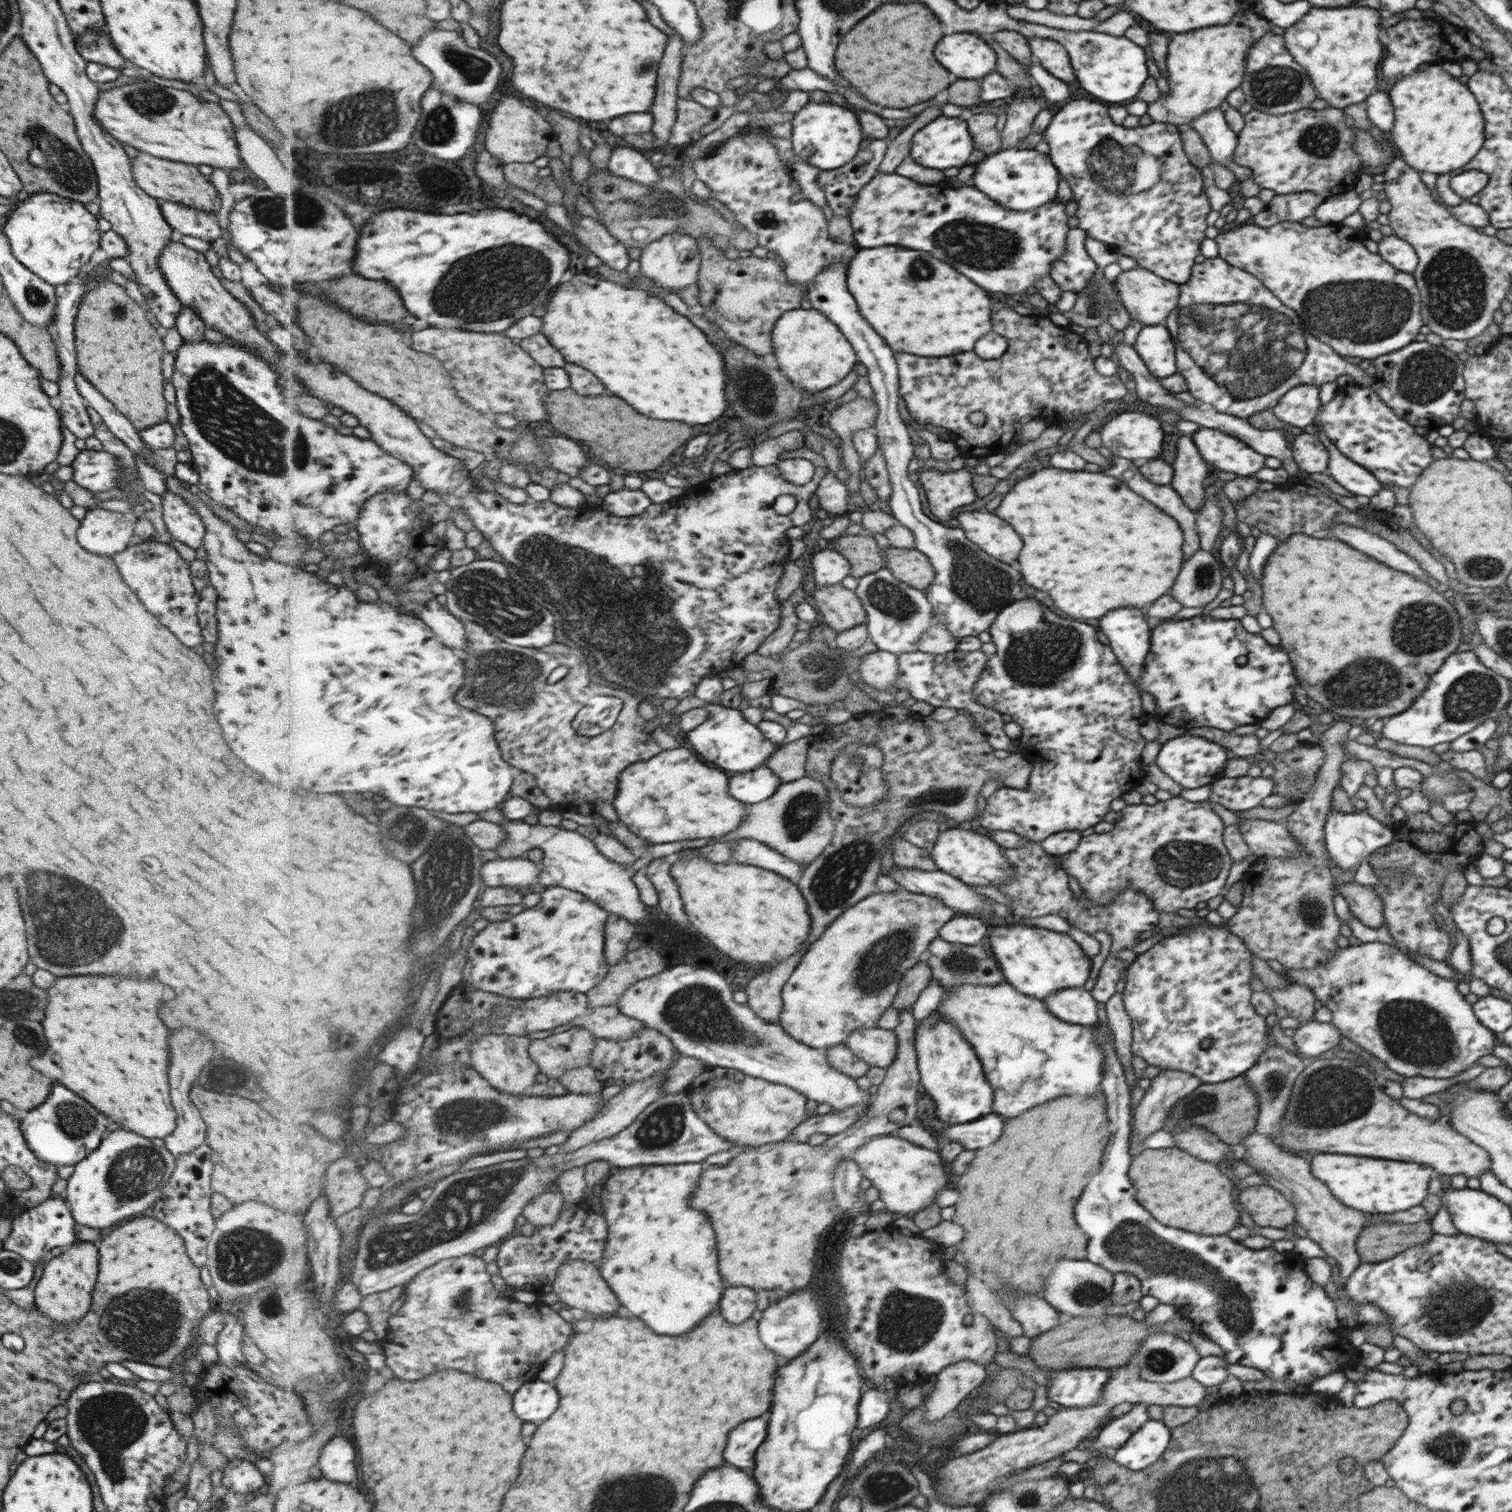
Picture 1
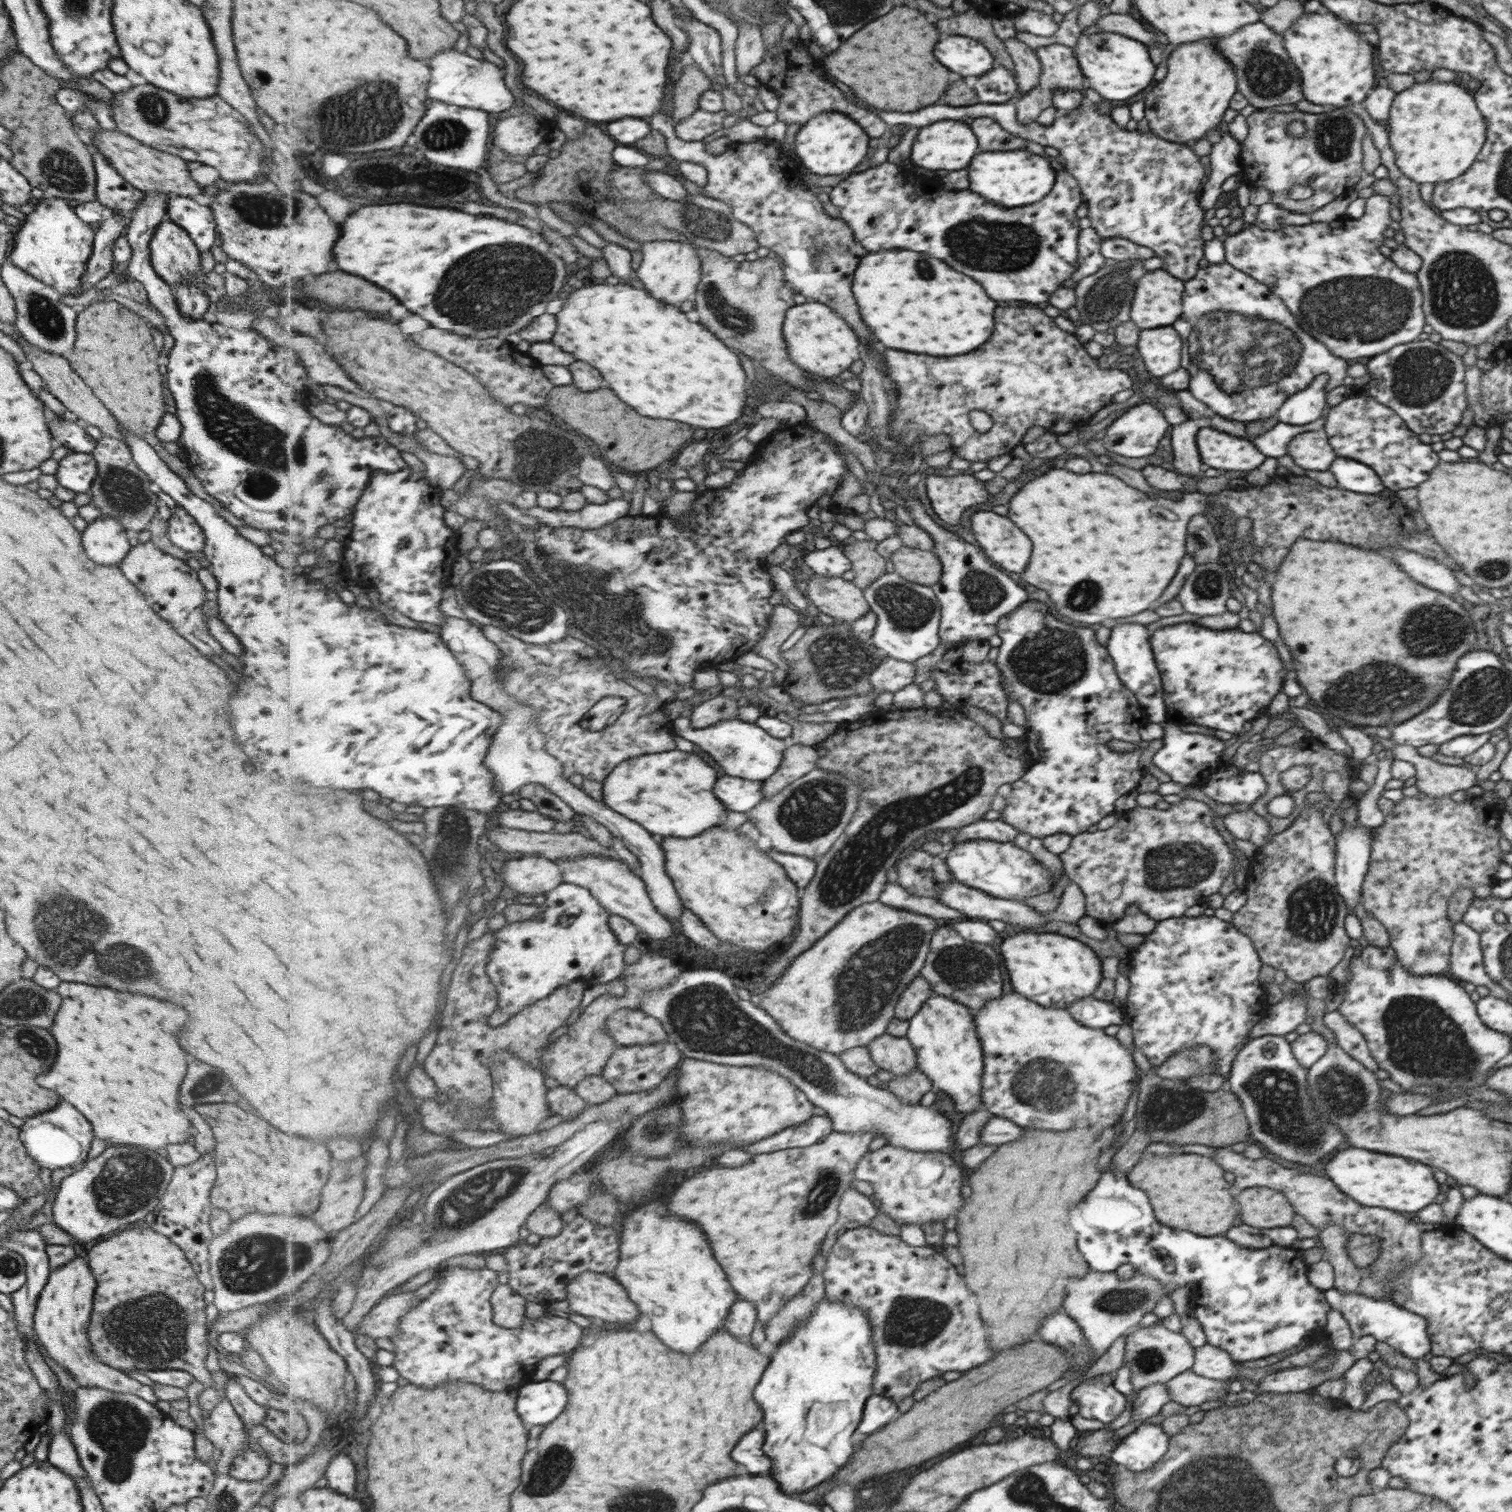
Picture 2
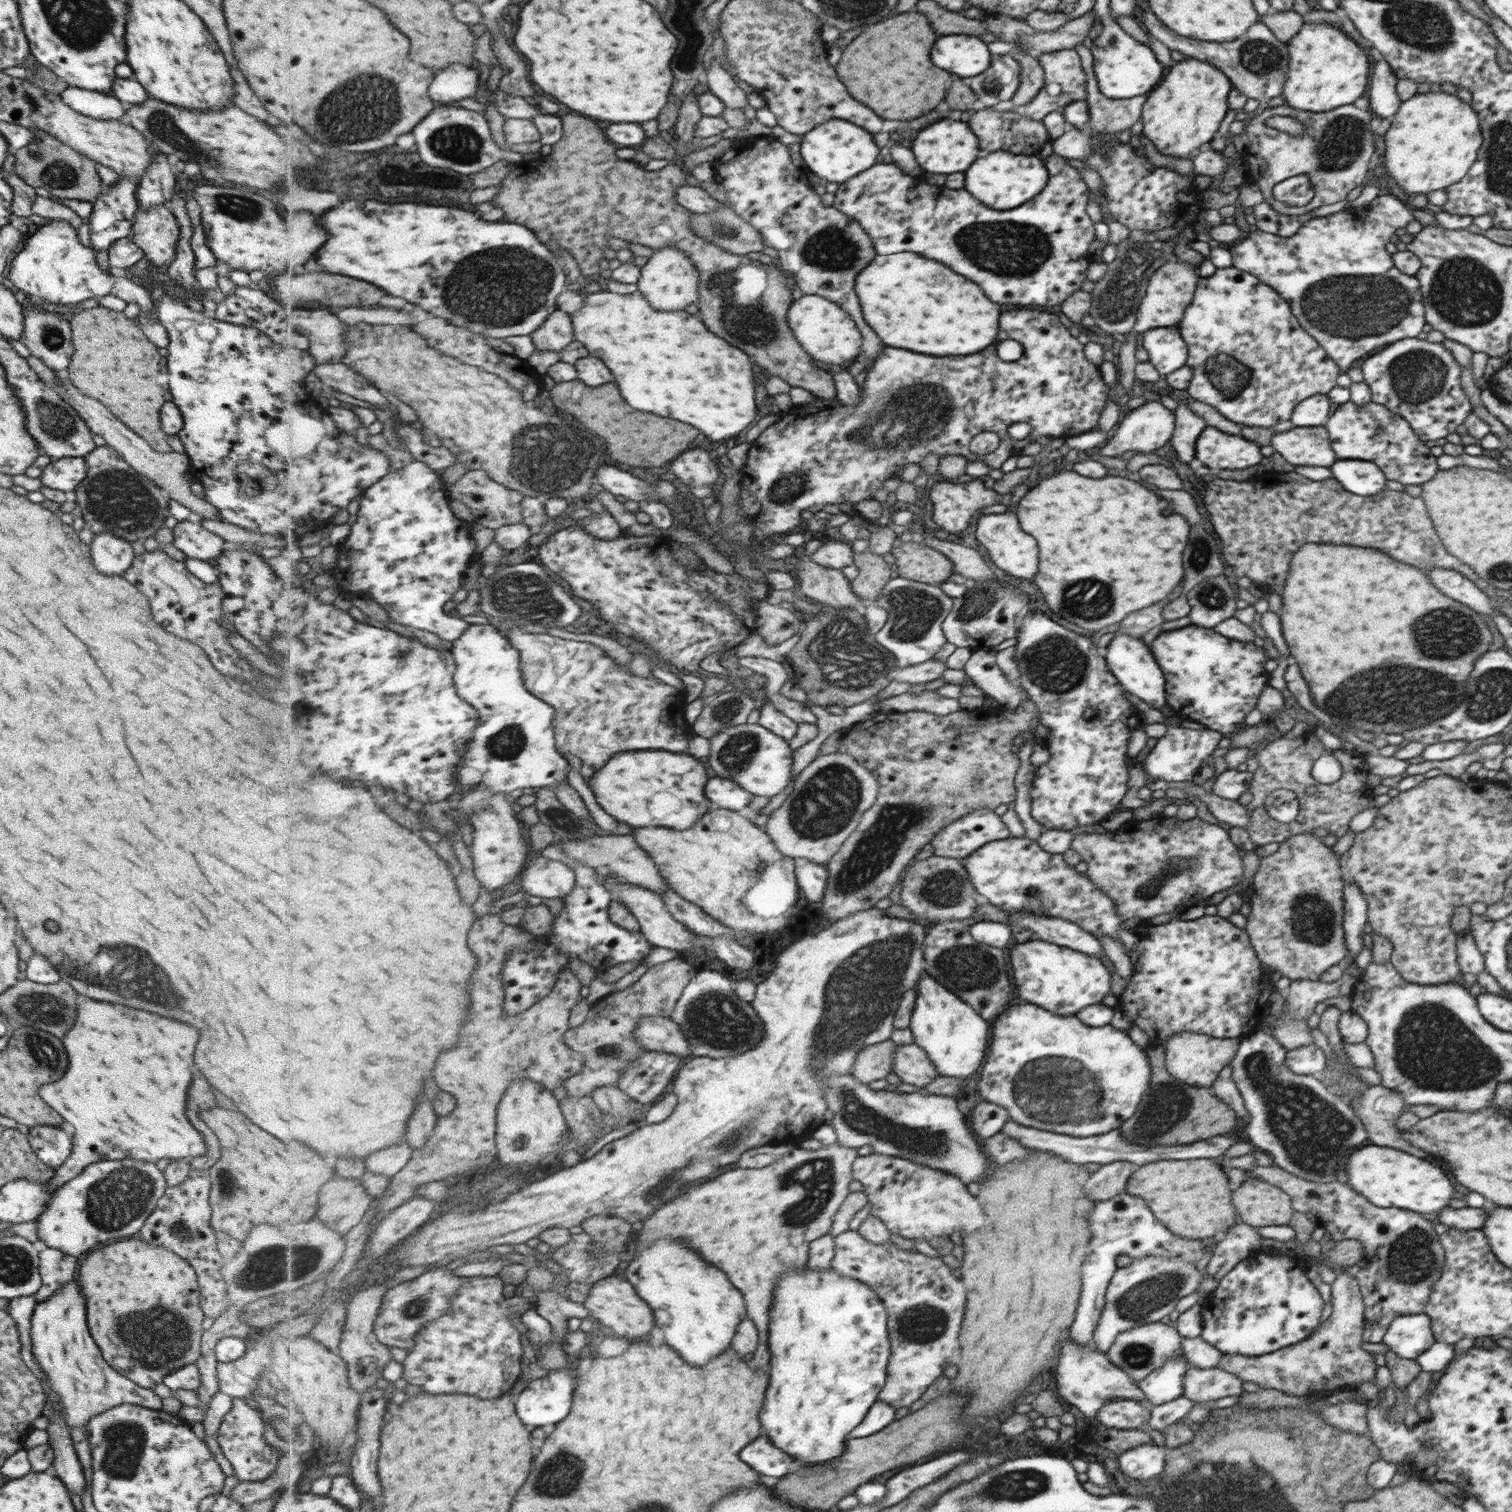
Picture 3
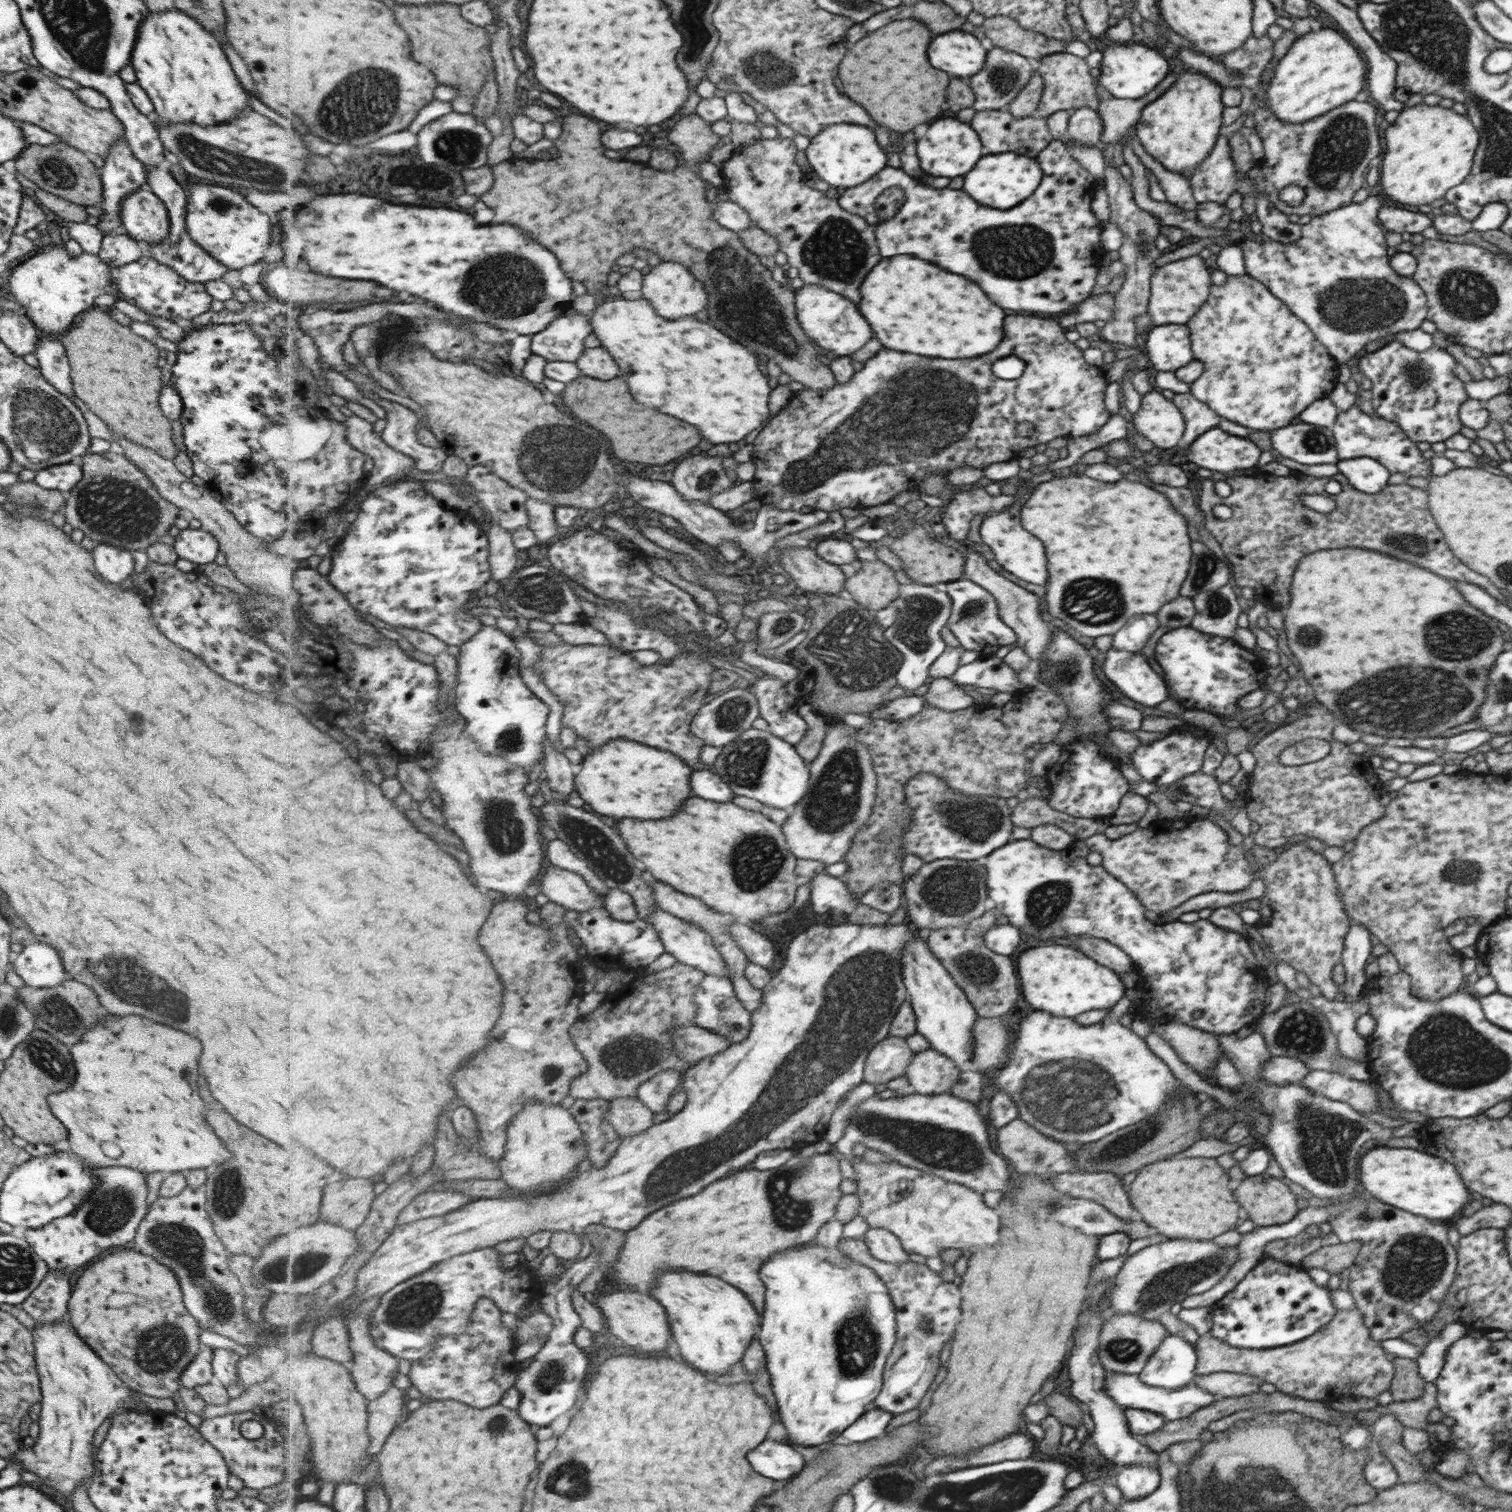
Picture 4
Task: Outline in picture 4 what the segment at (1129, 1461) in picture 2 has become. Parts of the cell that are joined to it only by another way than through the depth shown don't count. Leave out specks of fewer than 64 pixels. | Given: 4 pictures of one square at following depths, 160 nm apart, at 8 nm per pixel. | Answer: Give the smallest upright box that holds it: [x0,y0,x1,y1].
[1114,1465,1160,1499]

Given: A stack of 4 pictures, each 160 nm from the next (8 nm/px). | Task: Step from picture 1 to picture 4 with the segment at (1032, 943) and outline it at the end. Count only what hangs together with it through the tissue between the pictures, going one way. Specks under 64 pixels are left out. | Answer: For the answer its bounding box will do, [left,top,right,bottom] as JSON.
[1017,946,1125,1016]

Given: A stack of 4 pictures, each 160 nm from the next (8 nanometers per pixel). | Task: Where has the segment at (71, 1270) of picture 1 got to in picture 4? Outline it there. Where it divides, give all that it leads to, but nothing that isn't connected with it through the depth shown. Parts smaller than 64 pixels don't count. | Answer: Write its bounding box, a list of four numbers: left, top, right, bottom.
[7,1319,139,1500]

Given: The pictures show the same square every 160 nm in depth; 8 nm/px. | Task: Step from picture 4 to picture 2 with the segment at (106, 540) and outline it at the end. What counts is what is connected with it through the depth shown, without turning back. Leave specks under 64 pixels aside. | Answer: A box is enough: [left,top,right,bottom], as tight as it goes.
[87,435,158,530]

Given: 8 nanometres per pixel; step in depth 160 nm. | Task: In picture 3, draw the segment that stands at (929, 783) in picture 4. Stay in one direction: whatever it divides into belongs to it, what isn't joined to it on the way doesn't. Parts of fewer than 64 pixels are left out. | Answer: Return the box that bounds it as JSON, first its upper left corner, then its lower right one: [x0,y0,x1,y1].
[930,808,1009,860]

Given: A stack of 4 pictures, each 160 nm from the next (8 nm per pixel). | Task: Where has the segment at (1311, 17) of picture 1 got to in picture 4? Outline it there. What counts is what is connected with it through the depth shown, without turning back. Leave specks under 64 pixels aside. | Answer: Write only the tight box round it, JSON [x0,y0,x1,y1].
[1265,26,1365,124]

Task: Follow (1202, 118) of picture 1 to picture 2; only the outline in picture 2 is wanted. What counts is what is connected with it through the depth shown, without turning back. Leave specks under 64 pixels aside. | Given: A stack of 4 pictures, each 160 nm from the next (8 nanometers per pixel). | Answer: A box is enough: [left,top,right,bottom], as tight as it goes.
[1199,123,1240,208]

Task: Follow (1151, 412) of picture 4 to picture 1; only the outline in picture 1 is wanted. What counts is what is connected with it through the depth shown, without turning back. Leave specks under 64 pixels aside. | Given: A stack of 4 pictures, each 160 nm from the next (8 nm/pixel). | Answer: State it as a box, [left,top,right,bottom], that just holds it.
[1098,411,1161,458]

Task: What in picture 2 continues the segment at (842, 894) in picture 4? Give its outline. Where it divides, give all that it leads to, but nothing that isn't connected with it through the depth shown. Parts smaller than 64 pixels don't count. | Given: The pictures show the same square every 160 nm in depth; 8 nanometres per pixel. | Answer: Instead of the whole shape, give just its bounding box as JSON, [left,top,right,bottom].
[766,848,818,890]

